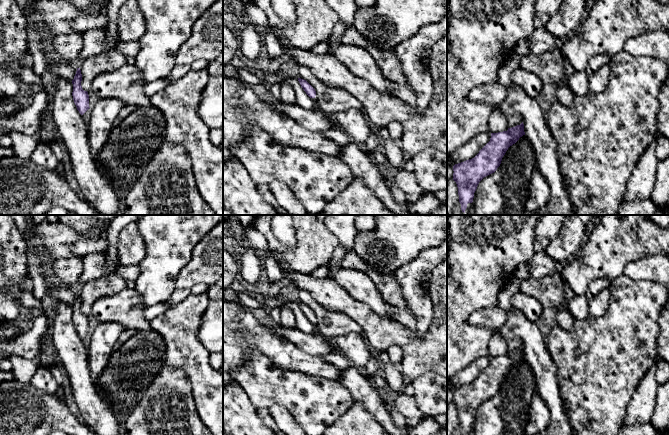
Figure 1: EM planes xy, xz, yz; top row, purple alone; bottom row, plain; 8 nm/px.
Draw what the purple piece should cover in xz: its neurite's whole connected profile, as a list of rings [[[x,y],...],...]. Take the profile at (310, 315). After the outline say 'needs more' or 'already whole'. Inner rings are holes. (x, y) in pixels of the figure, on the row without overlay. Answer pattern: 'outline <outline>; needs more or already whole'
outline [[[298,302],[298,305],[299,305],[301,311],[303,312],[303,314],[306,316],[306,318],[310,322],[315,322],[315,320],[316,320],[315,313],[304,303]]]; already whole

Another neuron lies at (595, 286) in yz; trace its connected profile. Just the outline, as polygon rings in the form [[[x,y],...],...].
[[[596,279],[593,280],[585,292],[585,296],[588,300],[590,300],[592,297],[594,297],[596,294],[598,294],[602,289],[609,288],[611,285],[611,282],[607,279]]]

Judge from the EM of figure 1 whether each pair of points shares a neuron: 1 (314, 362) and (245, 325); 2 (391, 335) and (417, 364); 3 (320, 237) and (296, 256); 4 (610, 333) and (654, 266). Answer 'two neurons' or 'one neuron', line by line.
1: one neuron
2: one neuron
3: one neuron
4: two neurons

